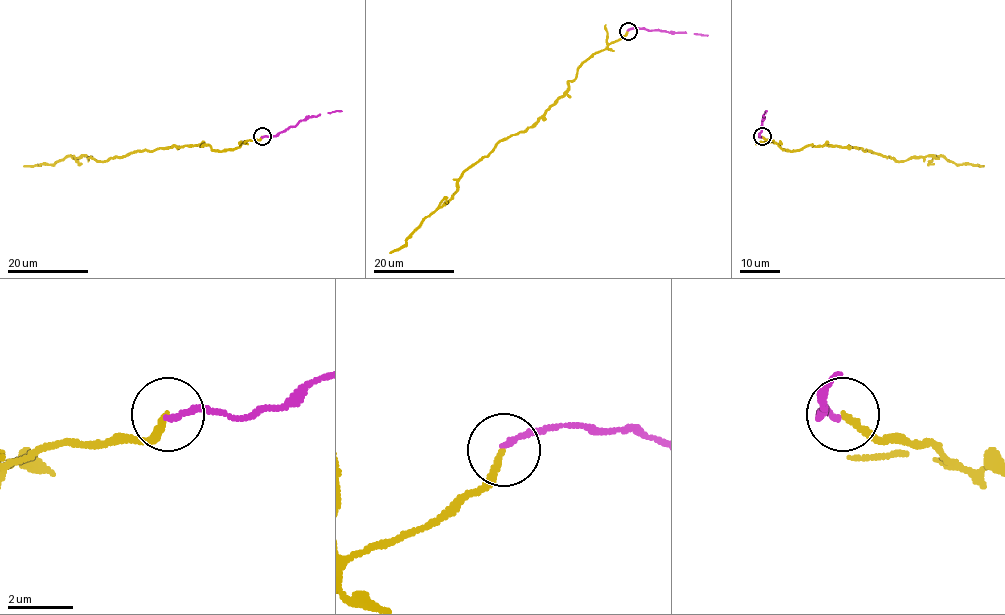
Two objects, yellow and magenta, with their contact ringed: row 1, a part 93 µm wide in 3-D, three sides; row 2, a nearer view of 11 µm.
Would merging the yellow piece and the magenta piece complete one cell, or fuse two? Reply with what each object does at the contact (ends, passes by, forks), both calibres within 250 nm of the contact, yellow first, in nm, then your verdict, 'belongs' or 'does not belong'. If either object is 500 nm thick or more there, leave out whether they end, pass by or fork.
yellow ends; magenta ends; calibres 200 and 190 nm; belongs

